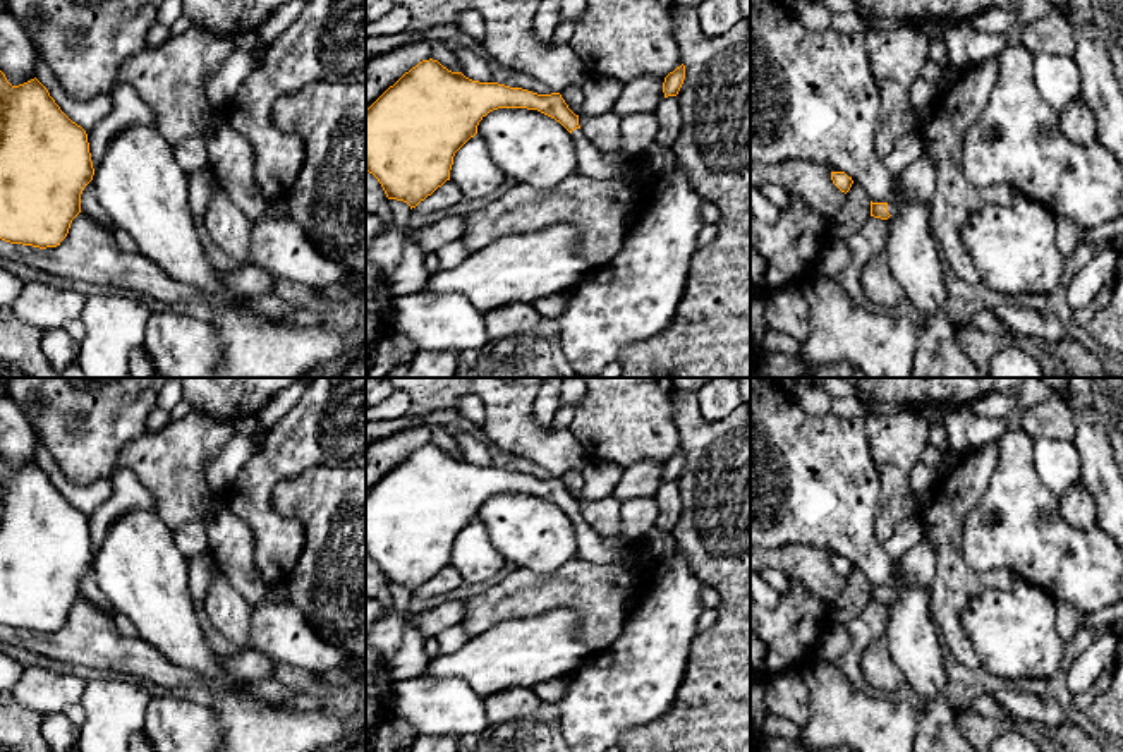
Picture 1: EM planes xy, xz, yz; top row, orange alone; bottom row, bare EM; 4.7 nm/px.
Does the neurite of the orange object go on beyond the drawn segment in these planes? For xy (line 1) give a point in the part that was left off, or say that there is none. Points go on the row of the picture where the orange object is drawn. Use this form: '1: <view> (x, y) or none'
1: none

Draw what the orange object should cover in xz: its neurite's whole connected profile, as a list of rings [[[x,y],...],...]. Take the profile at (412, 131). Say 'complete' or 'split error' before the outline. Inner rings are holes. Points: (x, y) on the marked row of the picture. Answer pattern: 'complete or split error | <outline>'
split error | [[[422,60],[409,72],[405,72],[393,86],[390,86],[367,110],[366,110],[366,172],[373,173],[381,184],[388,199],[404,201],[416,208],[421,201],[431,196],[438,187],[450,180],[450,170],[455,153],[477,134],[479,122],[498,108],[527,108],[537,110],[556,122],[560,122],[574,137],[577,151],[577,173],[598,180],[632,175],[642,172],[637,168],[639,153],[615,151],[601,153],[580,130],[579,115],[575,115],[560,93],[537,94],[522,88],[510,88],[498,82],[479,82],[465,77],[462,72],[452,72],[438,60]]]

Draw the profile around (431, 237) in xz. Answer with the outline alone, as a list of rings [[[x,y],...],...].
[[[450,216],[414,230],[414,239],[424,252],[438,252],[445,244],[460,239],[464,230],[465,216]]]

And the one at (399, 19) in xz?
[[[393,5],[392,12],[366,24],[366,36],[404,34],[410,27],[412,14],[405,5]]]

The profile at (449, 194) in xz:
[[[446,180],[431,196],[428,196],[416,208],[412,208],[412,211],[419,215],[431,215],[434,211],[452,208],[458,204],[460,201],[464,201],[462,192],[452,180]]]

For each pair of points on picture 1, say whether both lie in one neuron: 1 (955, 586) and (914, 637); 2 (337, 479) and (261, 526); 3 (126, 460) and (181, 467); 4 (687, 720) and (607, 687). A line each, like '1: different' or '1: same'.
1: different
2: different
3: same
4: different

